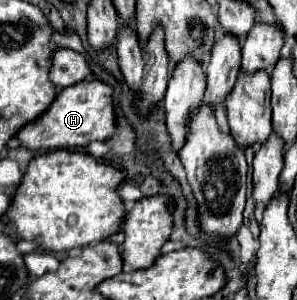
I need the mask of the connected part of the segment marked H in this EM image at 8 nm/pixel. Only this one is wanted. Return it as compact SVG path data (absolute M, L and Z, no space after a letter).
M96 78L64 88L56 96L56 102L52 102L50 112L42 114L42 118L28 124L18 134L18 138L22 140L22 146L26 146L30 150L44 150L46 152L46 150L88 146L94 140L112 138L116 132L116 112L114 112L112 94L114 94L112 86L108 86Z

